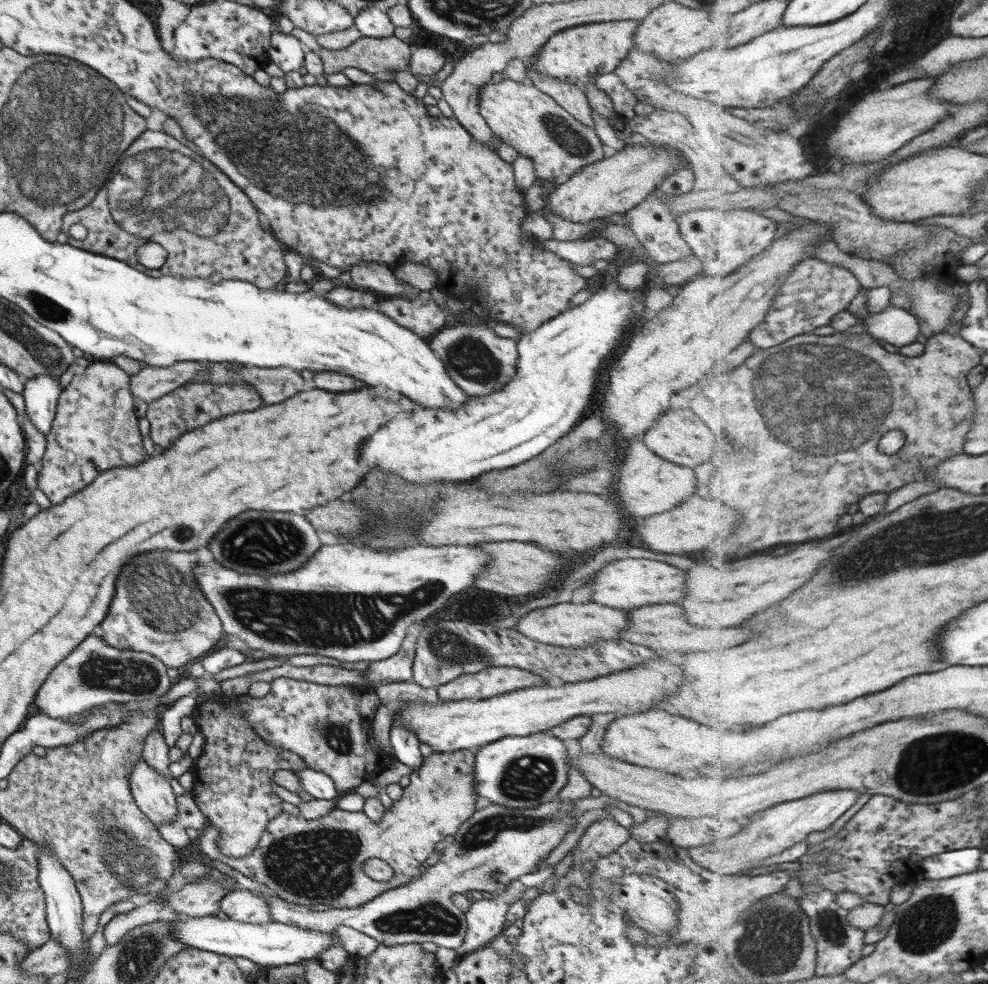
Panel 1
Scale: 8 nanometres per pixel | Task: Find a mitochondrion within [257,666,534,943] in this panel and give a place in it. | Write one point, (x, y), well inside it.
(316, 864)

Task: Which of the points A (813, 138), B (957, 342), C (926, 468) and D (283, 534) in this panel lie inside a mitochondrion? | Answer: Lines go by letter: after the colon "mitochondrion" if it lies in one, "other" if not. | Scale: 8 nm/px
A: other
B: other
C: other
D: mitochondrion

